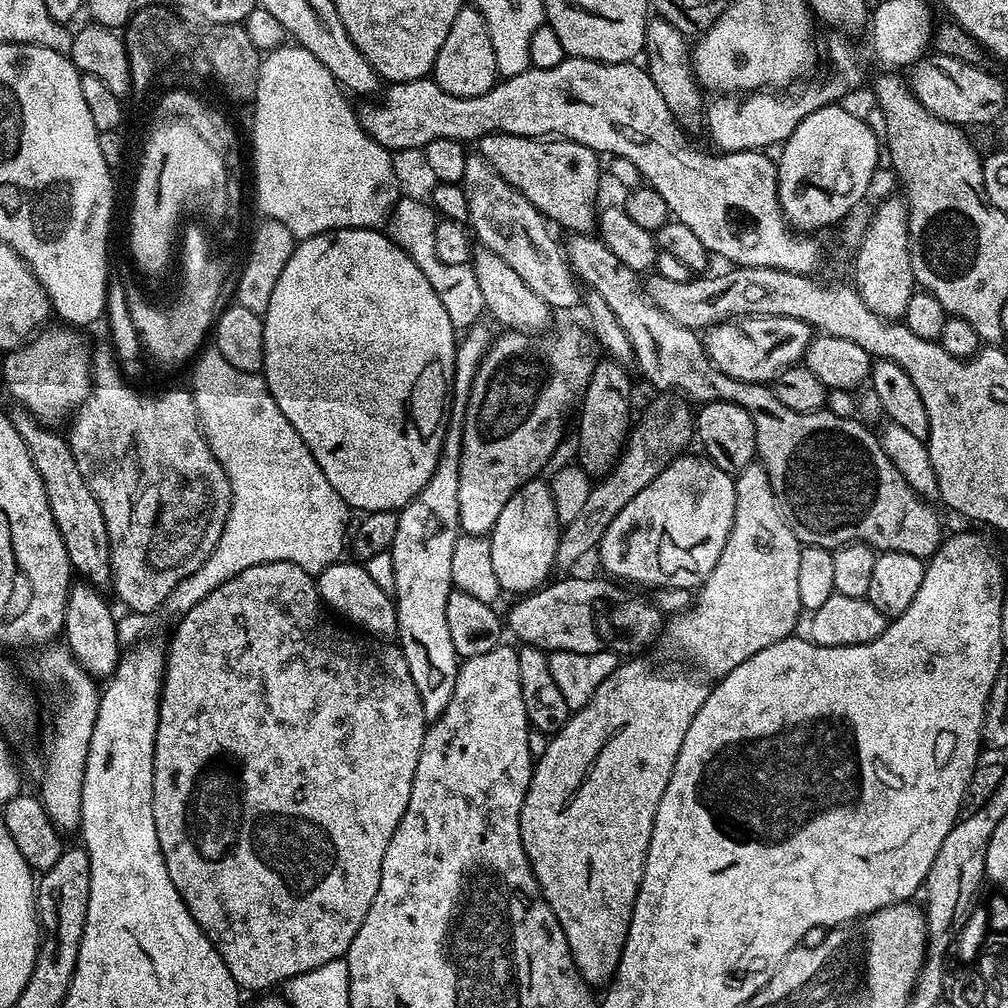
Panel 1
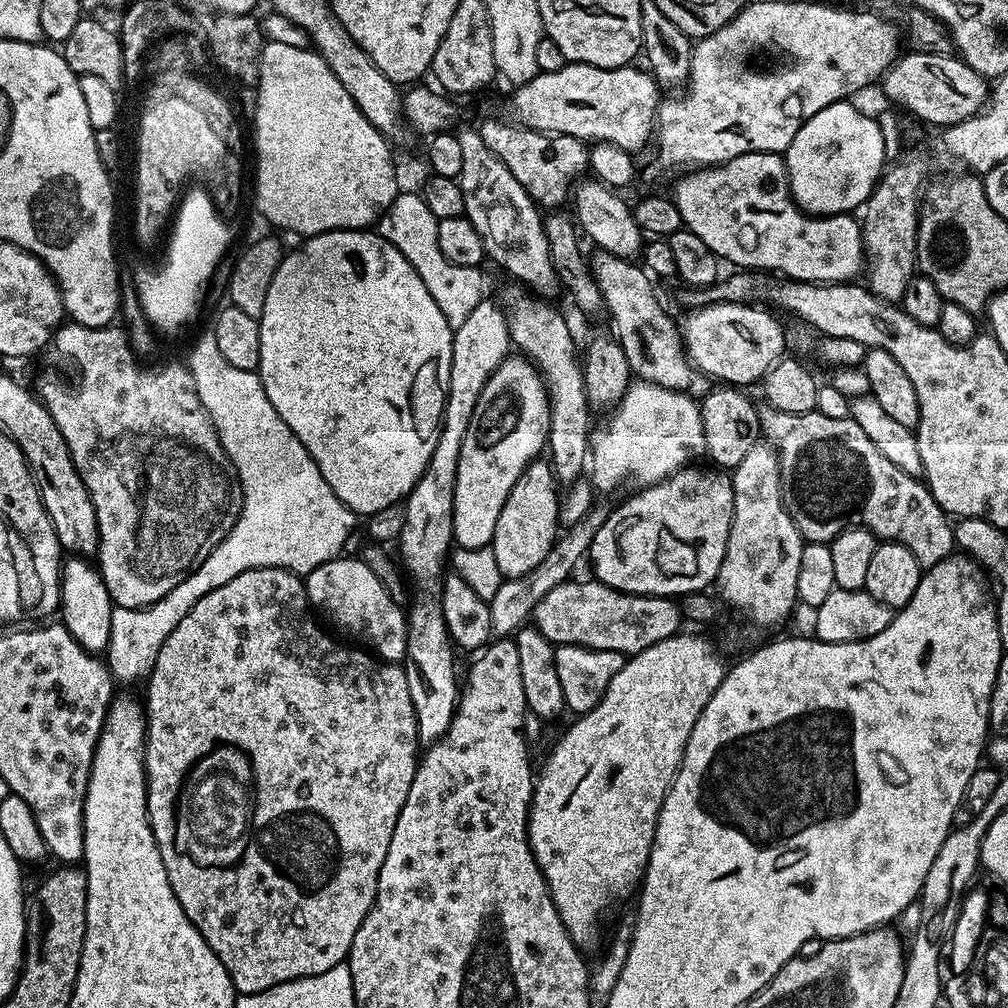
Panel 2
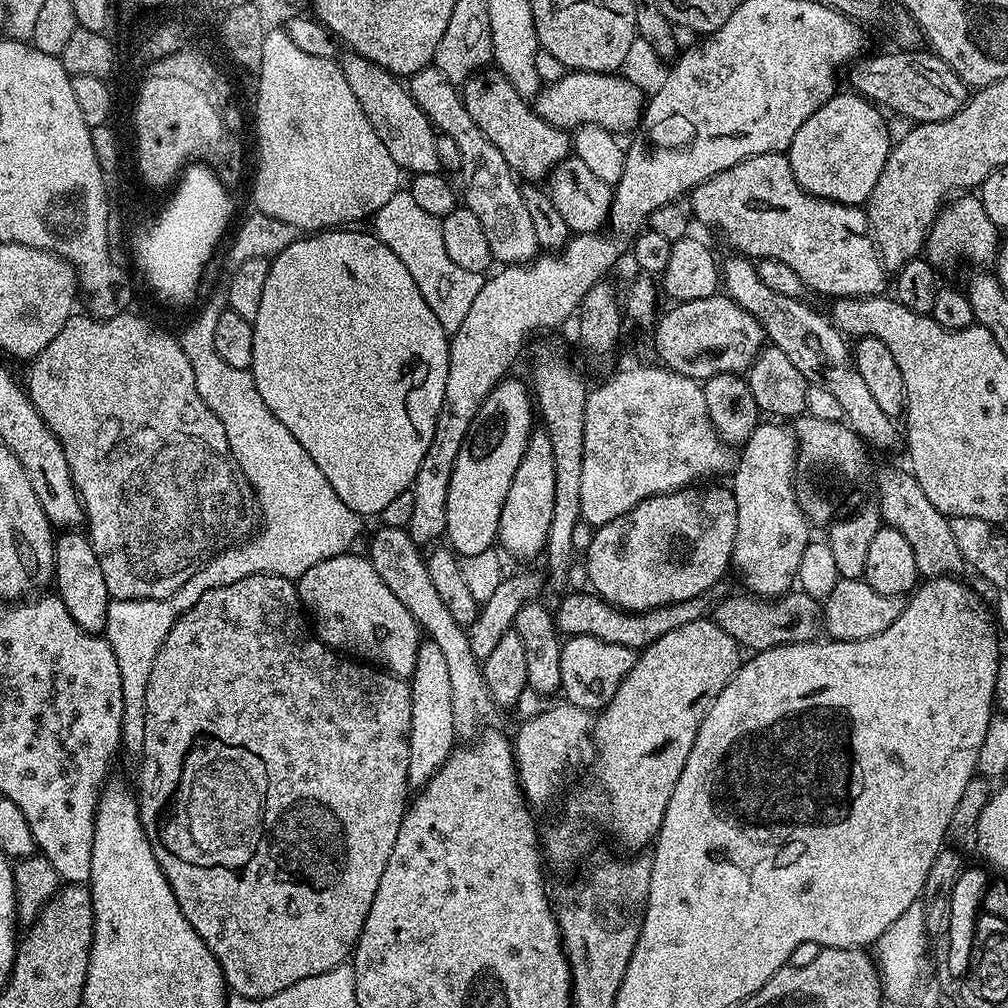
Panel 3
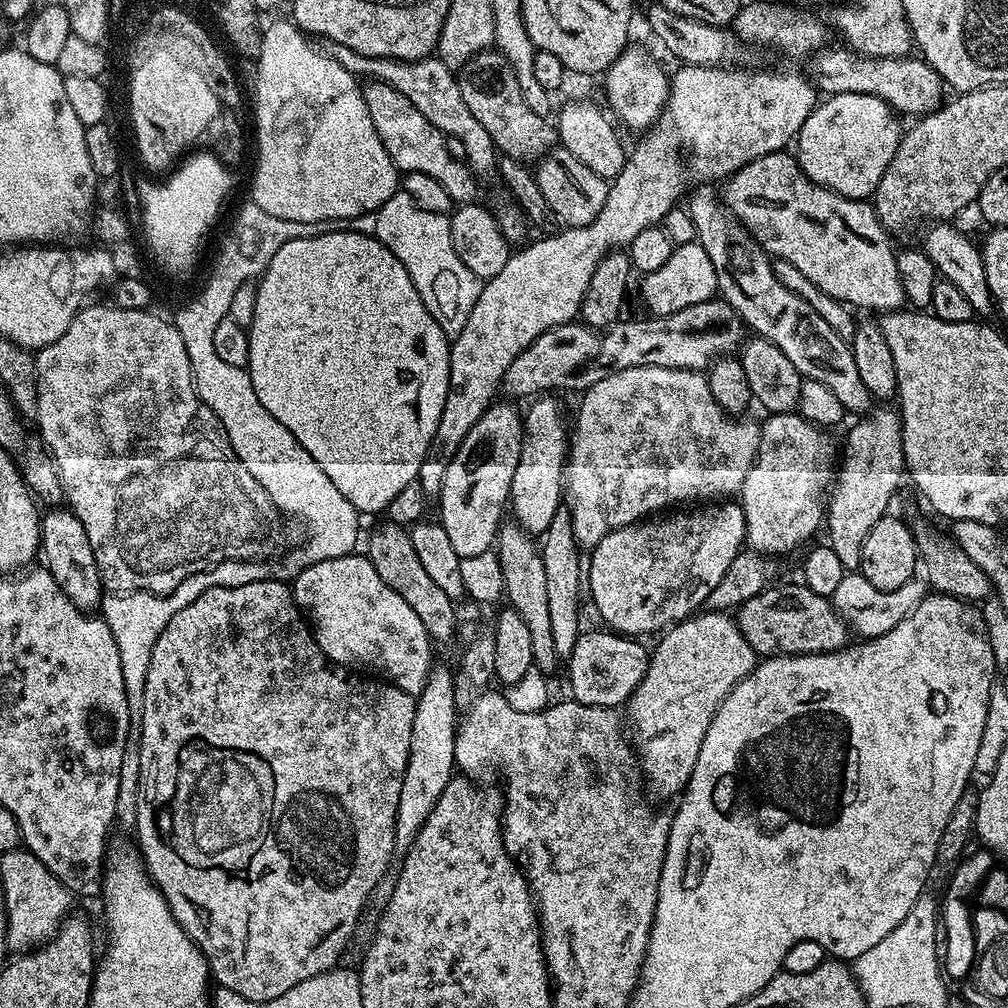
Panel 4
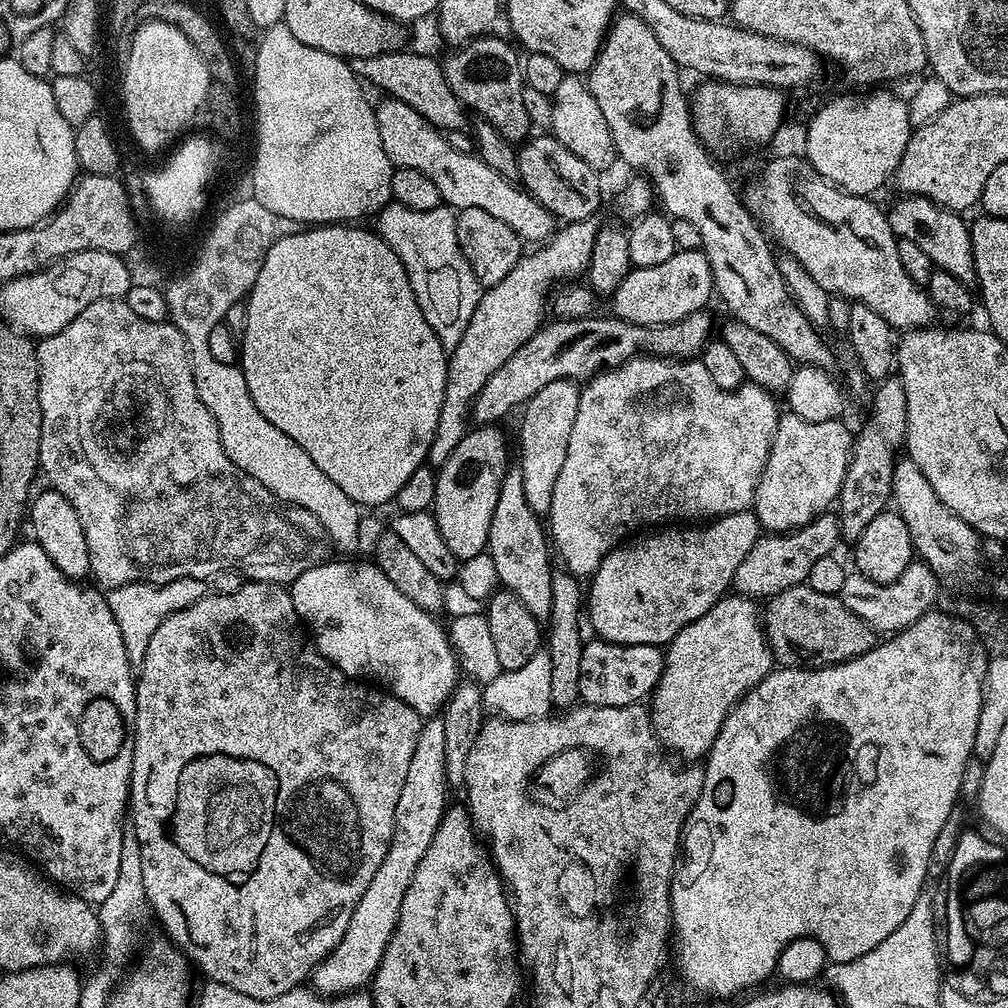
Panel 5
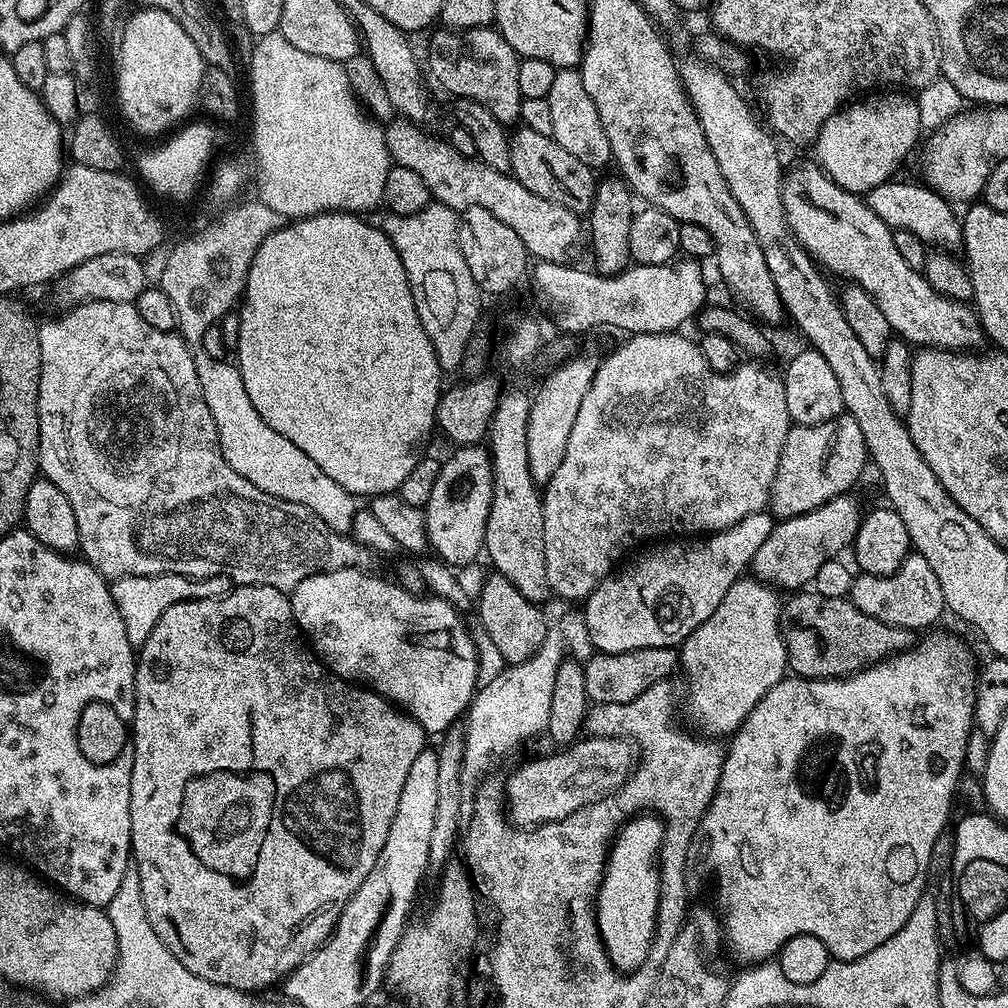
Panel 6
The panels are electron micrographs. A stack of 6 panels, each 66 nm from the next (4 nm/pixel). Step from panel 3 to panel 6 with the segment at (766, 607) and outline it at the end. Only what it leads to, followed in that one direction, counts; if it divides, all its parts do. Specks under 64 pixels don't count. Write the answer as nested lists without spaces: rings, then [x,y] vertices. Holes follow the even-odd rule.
[[[800,590],[783,601],[780,613],[780,633],[786,646],[788,667],[795,675],[805,676],[807,680],[836,680],[840,676],[853,676],[877,664],[879,660],[886,660],[898,652],[905,652],[907,648],[917,643],[918,636],[911,628],[890,626],[886,622],[878,622],[878,618],[870,618],[870,614],[862,614],[858,606],[852,604],[848,598],[826,598],[814,590]]]

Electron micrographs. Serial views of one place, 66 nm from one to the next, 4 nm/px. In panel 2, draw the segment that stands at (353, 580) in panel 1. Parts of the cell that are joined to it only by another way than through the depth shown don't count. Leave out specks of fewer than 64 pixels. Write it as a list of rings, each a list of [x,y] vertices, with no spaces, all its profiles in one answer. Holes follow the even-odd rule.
[[[347,554],[341,555],[315,568],[304,580],[304,589],[309,605],[321,617],[324,615],[337,628],[337,633],[353,636],[356,639],[353,641],[371,650],[381,660],[400,662],[407,657],[408,618],[405,609],[396,605],[379,574],[366,561],[351,560]]]

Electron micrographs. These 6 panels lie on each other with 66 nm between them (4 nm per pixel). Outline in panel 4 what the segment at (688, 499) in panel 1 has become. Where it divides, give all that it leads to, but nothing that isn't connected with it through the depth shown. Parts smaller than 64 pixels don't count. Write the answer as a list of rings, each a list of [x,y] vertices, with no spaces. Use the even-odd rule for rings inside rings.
[[[708,502],[703,506],[693,507],[691,510],[672,510],[667,514],[656,514],[651,518],[645,518],[635,524],[627,524],[602,538],[595,548],[591,549],[592,561],[586,564],[586,588],[592,591],[592,604],[596,607],[596,612],[605,620],[607,627],[613,632],[619,632],[621,636],[631,636],[633,638],[648,638],[651,632],[655,634],[663,633],[674,624],[679,624],[681,620],[687,620],[693,614],[699,613],[704,608],[706,598],[714,586],[718,586],[718,581],[722,579],[722,574],[726,574],[730,562],[745,547],[746,544],[746,514],[744,508],[738,502]]]

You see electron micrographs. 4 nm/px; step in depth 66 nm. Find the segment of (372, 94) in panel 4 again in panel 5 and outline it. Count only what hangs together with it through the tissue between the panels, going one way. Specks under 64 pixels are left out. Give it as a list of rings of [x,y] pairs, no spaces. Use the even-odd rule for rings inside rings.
[[[384,98],[381,104],[377,103],[375,105],[375,109],[378,135],[382,137],[382,150],[386,150],[386,158],[390,158],[393,169],[405,168],[406,170],[418,170],[422,174],[426,174],[426,177],[430,178],[430,181],[434,182],[438,188],[441,201],[447,207],[453,210],[461,208],[486,210],[486,214],[500,219],[501,222],[506,222],[506,226],[510,226],[510,230],[514,230],[514,234],[518,234],[521,241],[524,242],[528,242],[528,240],[543,242],[553,234],[554,217],[552,213],[547,212],[523,187],[502,178],[502,174],[497,174],[495,170],[490,170],[490,166],[486,166],[486,162],[482,162],[479,156],[472,152],[454,150],[454,146],[450,146],[447,135],[441,129],[435,128],[422,114],[418,114],[418,110],[406,106],[406,102],[391,98]]]

